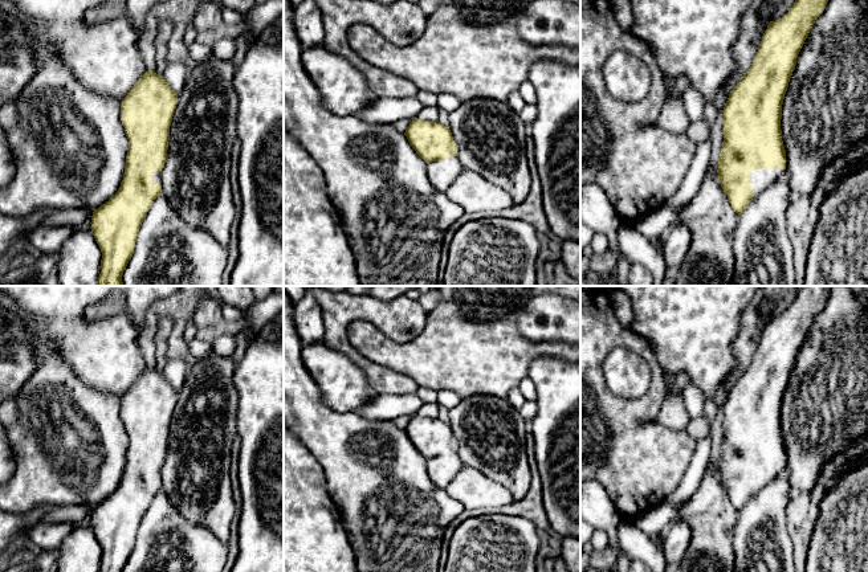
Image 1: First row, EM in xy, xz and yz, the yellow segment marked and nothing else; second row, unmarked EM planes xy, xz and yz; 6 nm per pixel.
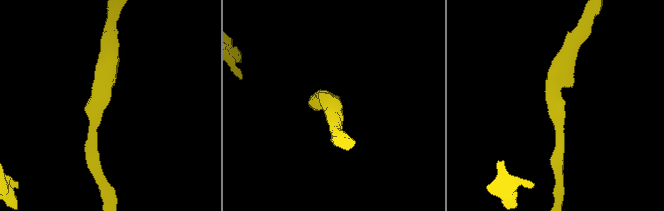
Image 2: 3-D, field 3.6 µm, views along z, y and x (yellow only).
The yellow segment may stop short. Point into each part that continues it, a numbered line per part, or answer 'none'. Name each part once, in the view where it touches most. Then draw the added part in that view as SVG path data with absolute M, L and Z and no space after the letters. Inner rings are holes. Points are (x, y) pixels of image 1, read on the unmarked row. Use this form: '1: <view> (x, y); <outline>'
1: yz (761, 476); M754 466L749 471L749 477L751 478L751 486L754 493L758 493L769 483L771 483L779 473L783 470L783 466Z

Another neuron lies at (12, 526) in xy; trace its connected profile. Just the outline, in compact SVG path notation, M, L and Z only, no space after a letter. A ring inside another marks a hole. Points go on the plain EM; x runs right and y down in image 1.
M37 506L33 511L24 515L15 515L0 511L0 555L8 549L12 543L21 540L23 532L38 524L42 516L56 506Z

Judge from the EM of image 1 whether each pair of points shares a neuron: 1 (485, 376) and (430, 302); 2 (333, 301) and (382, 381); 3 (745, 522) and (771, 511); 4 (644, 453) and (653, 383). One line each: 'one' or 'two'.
1: two
2: one
3: one
4: one

